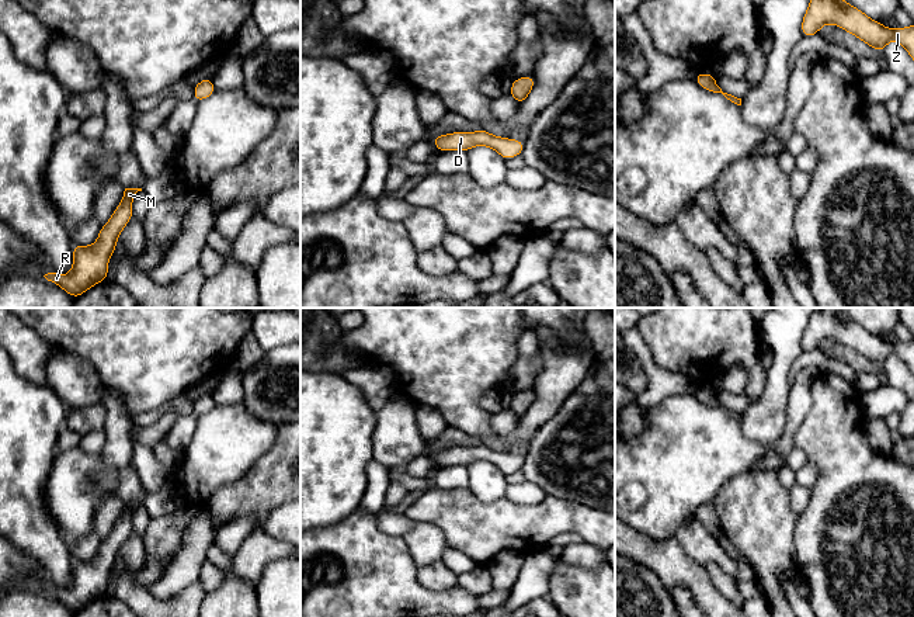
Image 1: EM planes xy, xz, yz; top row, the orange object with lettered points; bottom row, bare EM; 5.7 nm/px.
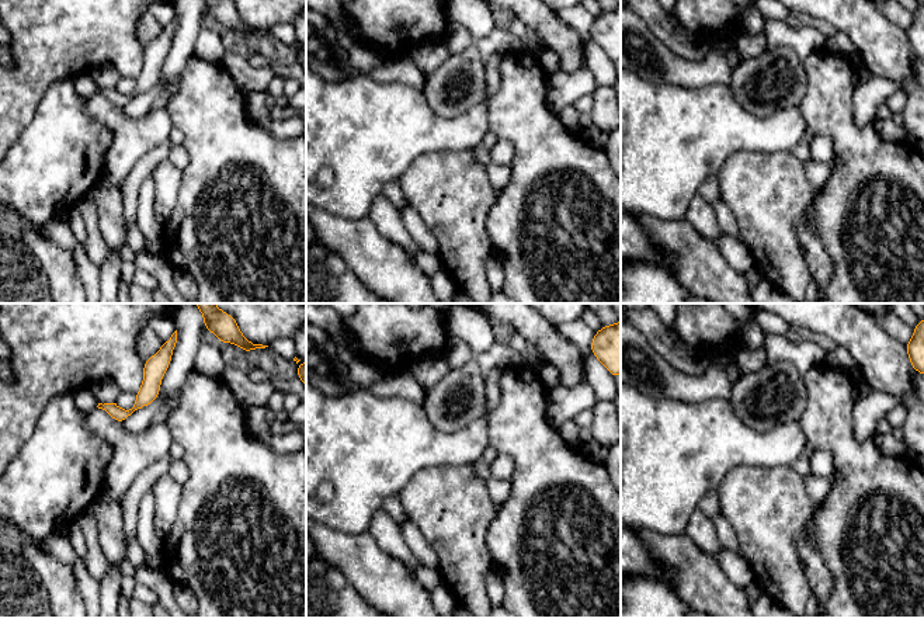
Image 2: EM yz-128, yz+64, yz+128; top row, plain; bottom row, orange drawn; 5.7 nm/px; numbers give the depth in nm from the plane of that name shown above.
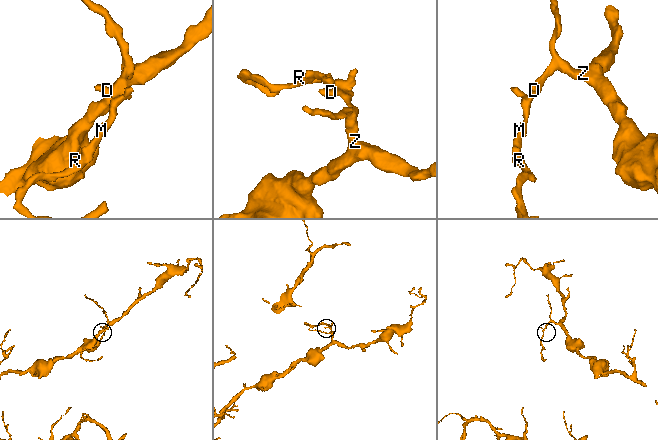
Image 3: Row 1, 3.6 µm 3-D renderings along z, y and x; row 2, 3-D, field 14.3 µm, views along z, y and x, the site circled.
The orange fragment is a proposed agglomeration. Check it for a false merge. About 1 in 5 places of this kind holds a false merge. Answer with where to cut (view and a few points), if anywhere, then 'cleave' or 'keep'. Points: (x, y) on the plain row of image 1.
no cut | keep

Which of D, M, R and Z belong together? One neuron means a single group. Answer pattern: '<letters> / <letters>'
D M R Z

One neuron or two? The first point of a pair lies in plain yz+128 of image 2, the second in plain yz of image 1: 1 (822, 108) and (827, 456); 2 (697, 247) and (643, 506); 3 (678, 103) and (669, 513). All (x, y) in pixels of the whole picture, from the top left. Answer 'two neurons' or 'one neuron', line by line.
1: one neuron
2: two neurons
3: one neuron

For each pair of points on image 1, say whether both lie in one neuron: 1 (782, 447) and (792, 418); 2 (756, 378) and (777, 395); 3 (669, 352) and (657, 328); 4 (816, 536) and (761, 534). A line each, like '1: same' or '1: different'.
1: same
2: different
3: same
4: different

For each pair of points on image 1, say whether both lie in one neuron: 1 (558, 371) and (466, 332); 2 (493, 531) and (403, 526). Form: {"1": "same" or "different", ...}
{"1": "different", "2": "different"}

